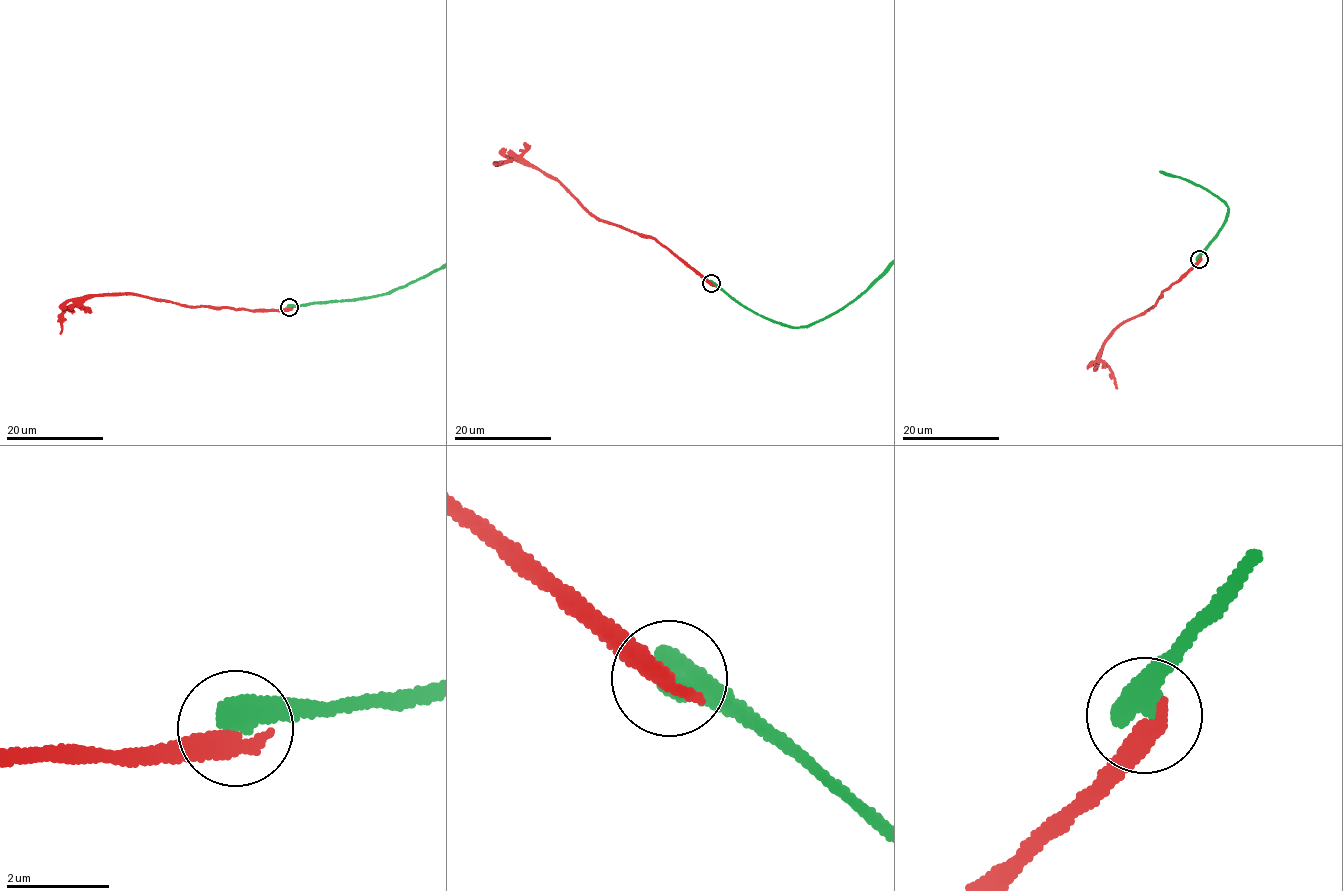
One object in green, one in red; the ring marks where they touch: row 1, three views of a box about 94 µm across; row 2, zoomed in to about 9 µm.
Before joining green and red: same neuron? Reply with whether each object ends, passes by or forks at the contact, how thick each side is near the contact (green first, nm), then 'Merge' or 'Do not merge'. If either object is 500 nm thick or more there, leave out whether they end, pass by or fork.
Thickness 650 nm (green) against 440 nm. Do not merge

